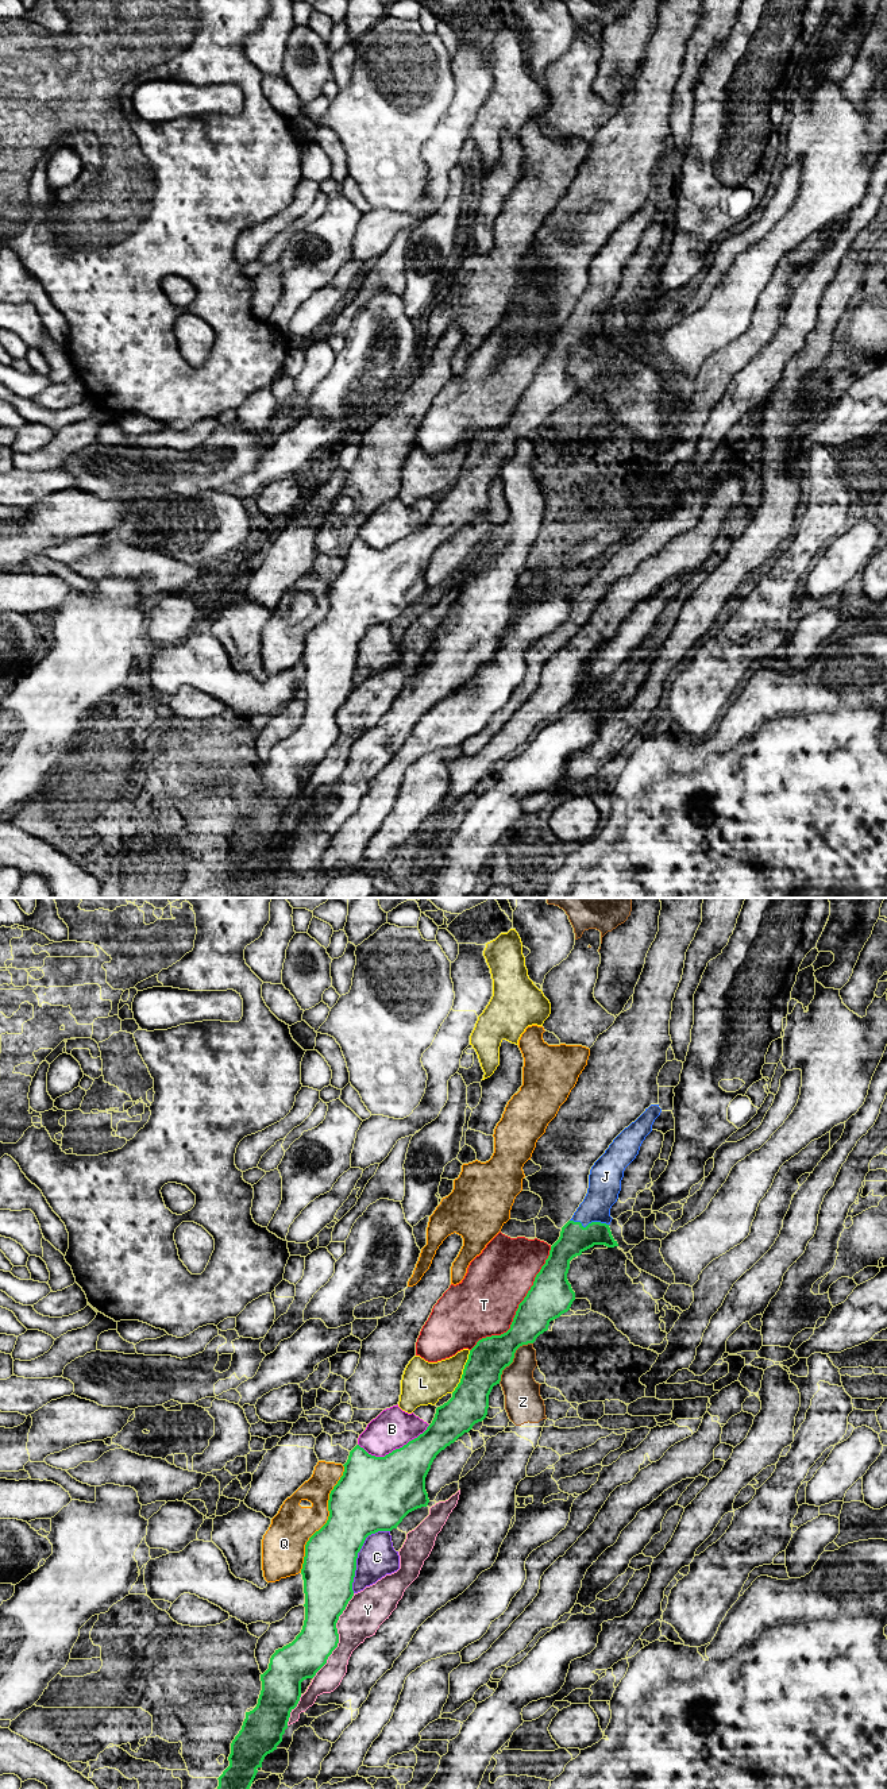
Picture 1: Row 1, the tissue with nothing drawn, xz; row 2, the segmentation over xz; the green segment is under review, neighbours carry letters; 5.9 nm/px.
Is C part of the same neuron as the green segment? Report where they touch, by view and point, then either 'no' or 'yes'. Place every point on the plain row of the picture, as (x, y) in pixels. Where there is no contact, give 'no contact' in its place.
xz (357, 647) | no

